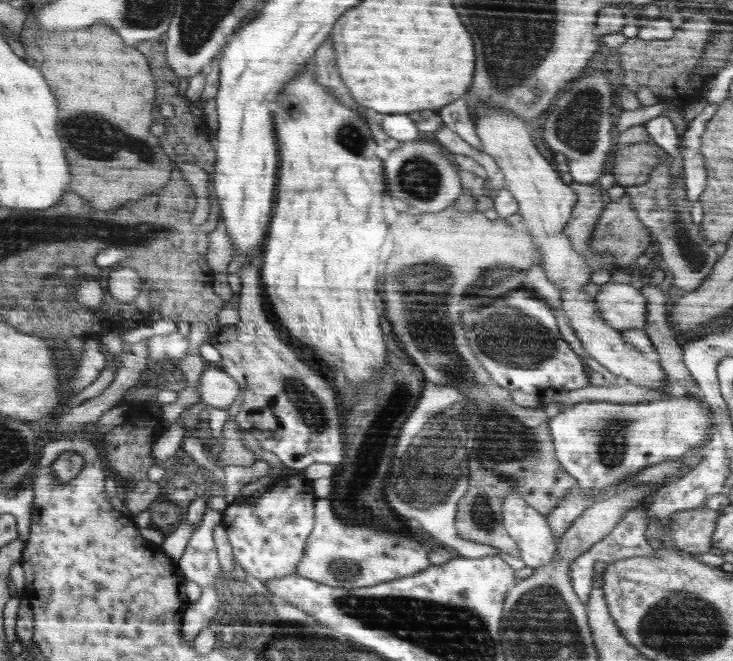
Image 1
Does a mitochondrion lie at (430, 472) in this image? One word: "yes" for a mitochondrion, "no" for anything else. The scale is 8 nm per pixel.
yes

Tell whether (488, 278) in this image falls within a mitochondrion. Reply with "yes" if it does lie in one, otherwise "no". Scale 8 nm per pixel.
yes

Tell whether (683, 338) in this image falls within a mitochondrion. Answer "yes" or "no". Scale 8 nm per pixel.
no

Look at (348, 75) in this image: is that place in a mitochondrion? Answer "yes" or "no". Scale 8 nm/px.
no

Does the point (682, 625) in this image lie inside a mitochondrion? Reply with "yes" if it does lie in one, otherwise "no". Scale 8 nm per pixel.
yes

